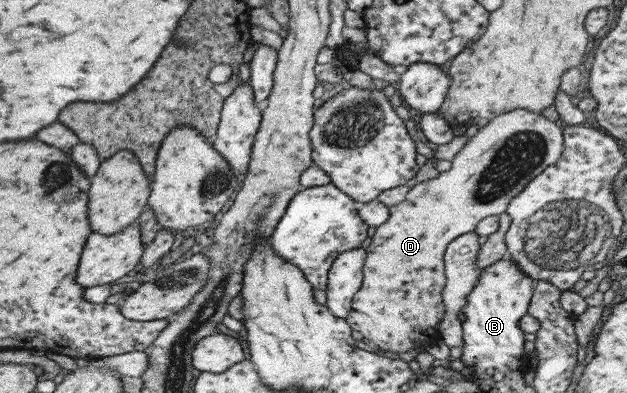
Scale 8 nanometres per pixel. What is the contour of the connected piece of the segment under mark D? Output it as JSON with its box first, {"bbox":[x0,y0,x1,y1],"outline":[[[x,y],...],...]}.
{"bbox":[345,108,563,353],"outline":[[[519,108],[503,112],[500,116],[492,118],[486,125],[478,129],[471,138],[466,141],[466,144],[454,155],[451,160],[451,167],[444,172],[439,173],[434,178],[429,178],[422,182],[416,183],[409,190],[402,202],[395,204],[394,207],[387,207],[388,218],[379,226],[375,227],[374,234],[371,236],[371,242],[365,249],[365,259],[361,271],[363,279],[358,290],[354,293],[350,303],[350,312],[345,316],[345,321],[352,331],[359,332],[363,338],[368,339],[382,351],[390,351],[393,353],[406,352],[410,348],[424,347],[440,341],[438,337],[438,323],[445,315],[445,308],[441,301],[441,290],[445,285],[445,276],[443,273],[443,252],[445,246],[457,236],[472,233],[473,228],[479,220],[486,216],[499,216],[505,212],[508,201],[512,200],[522,188],[530,182],[538,173],[542,172],[543,168],[550,164],[554,164],[558,157],[562,154],[563,149],[563,134],[560,130],[560,125],[556,122],[546,120],[540,113],[533,113],[529,110]]]}

